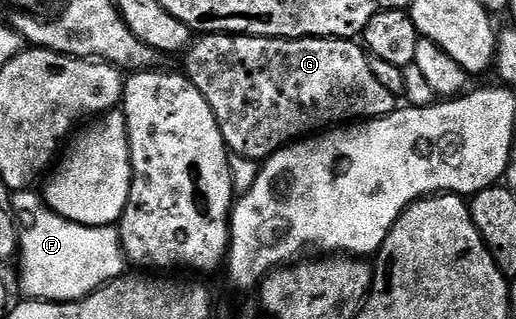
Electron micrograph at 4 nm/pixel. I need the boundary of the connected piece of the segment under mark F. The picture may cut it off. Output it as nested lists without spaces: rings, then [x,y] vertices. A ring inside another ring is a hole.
[[[49,210],[41,211],[35,214],[34,221],[27,228],[25,225],[20,236],[23,297],[47,302],[85,300],[87,296],[97,292],[103,284],[119,279],[127,271],[128,261],[122,255],[122,240],[118,236],[117,227],[93,228],[65,220],[63,216]]]

